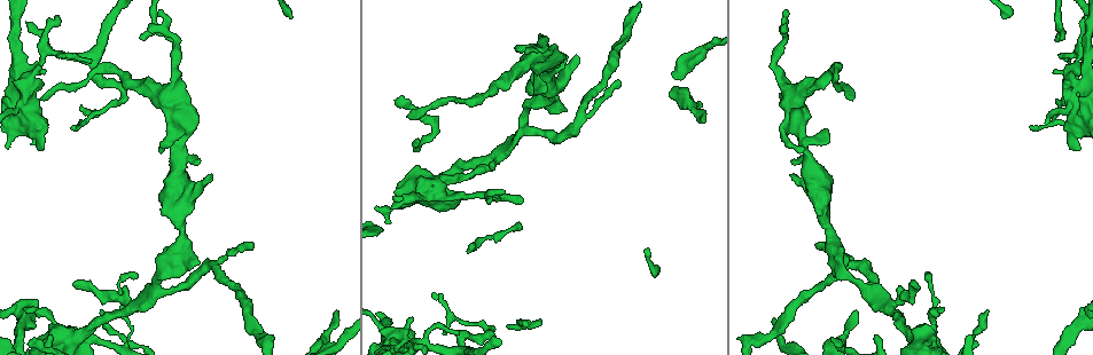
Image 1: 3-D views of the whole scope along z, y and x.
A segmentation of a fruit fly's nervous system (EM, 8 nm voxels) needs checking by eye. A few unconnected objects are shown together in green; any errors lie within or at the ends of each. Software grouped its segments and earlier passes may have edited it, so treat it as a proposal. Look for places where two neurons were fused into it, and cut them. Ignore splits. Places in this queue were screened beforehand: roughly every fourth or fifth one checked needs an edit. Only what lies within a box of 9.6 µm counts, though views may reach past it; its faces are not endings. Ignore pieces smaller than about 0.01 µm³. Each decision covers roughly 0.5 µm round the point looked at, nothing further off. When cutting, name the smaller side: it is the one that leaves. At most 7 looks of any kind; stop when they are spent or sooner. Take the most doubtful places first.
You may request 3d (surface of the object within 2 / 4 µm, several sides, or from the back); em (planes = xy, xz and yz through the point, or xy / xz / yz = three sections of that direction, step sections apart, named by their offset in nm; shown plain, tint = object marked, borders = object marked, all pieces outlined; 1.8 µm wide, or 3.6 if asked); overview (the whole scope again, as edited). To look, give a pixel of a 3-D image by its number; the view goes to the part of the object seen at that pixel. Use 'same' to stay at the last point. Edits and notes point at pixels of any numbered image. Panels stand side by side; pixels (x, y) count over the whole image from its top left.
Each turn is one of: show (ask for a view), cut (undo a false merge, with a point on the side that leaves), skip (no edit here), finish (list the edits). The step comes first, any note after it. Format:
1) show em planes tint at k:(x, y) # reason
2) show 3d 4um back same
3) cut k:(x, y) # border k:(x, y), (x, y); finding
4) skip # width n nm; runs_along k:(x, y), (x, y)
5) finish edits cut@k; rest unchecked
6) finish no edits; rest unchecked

show 3d 2um at 1:(405, 340) # sharp bend

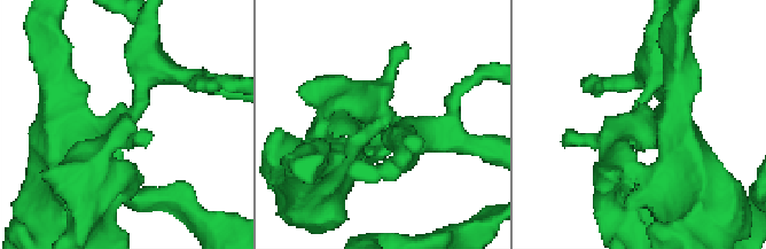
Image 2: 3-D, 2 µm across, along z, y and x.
show em 3.6um planes tint at 2:(378, 120) # arms 3; arm_widths 190, 240, 360 nm

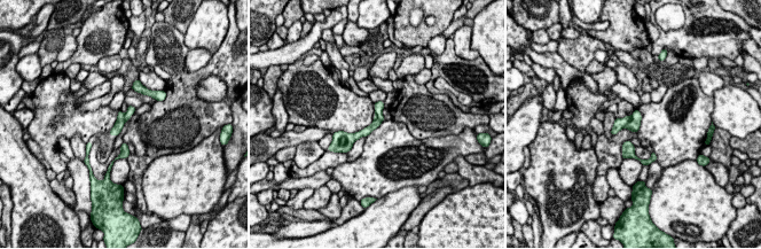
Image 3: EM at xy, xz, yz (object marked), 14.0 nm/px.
cut 3:(619, 123) # border 3:(632, 116), (624, 126); a second neuron is stuck on

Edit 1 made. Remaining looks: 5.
show overview

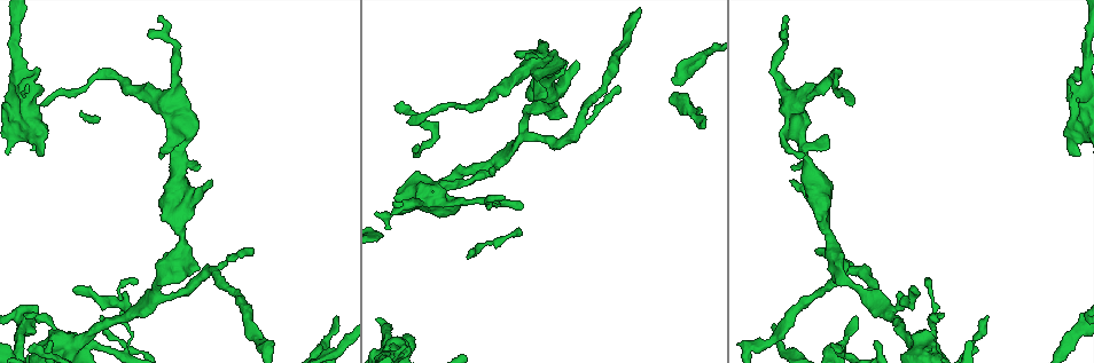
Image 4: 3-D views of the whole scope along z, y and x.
show em planes tint at 4:(93, 344)

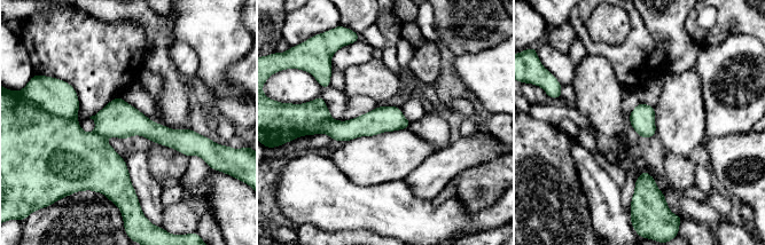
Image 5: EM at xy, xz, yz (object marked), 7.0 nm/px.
cut 5:(56, 96) # border 5:(49, 111), (76, 120); a second neuron is stuck on

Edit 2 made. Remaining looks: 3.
show overview # redraw

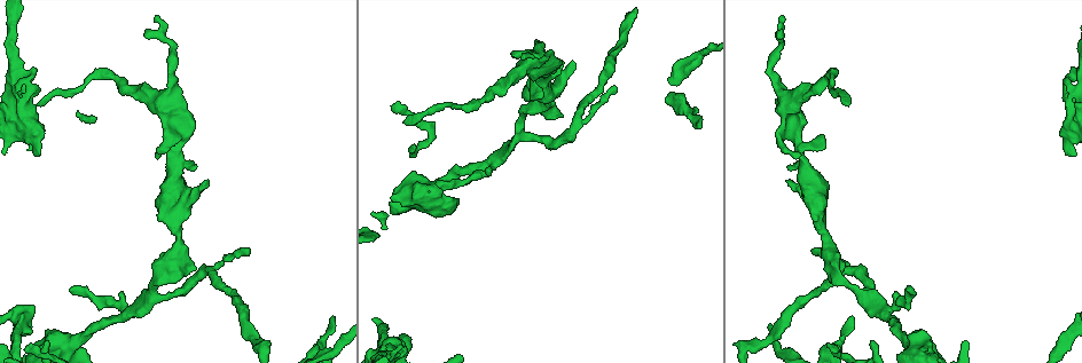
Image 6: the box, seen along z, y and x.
show em planes tint at 6:(198, 190) # sudden change in width

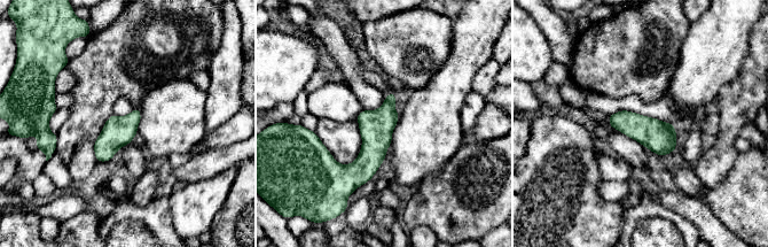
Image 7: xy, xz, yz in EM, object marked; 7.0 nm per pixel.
skip # width 220 nm; all the same neuron

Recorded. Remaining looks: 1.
finish edits cut@3, cut@5; rest unchecked

